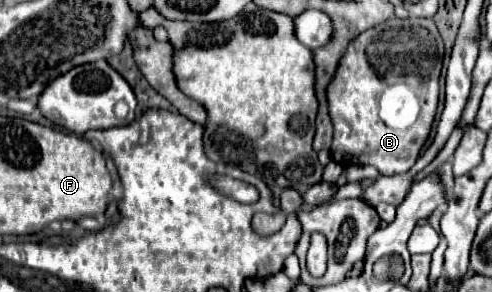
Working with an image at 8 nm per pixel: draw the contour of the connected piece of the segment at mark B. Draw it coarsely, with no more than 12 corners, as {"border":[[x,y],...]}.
{"border":[[432,19],[360,33],[326,89],[332,159],[416,163],[444,45]]}

